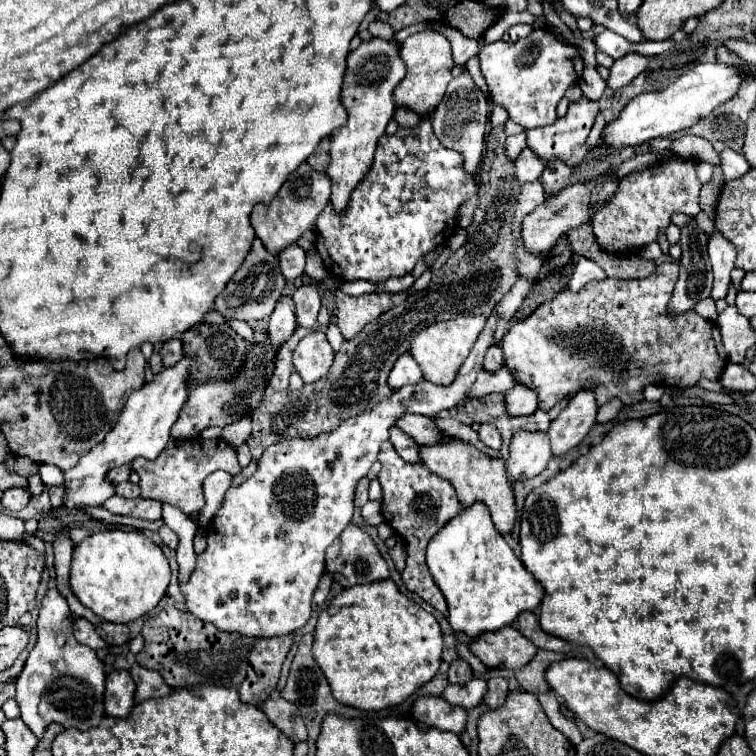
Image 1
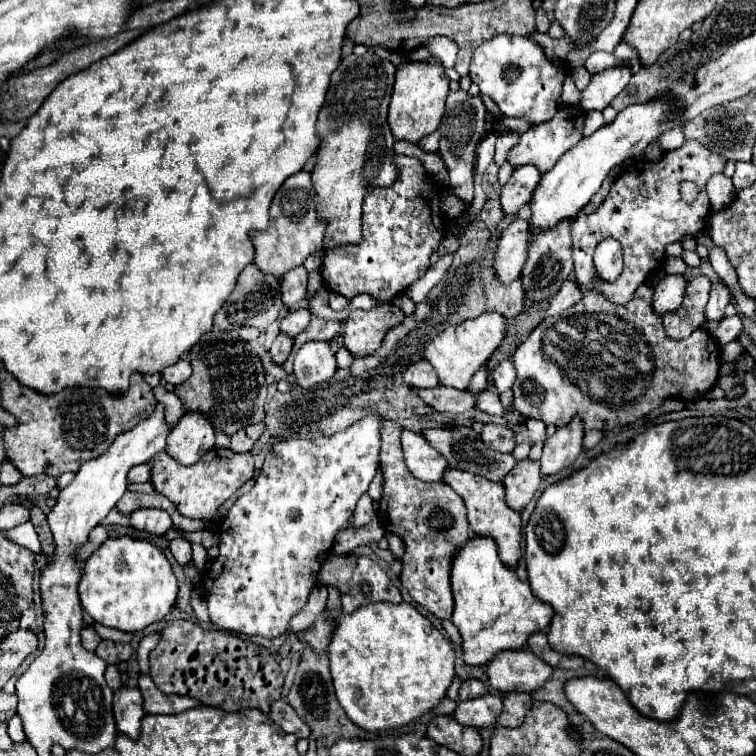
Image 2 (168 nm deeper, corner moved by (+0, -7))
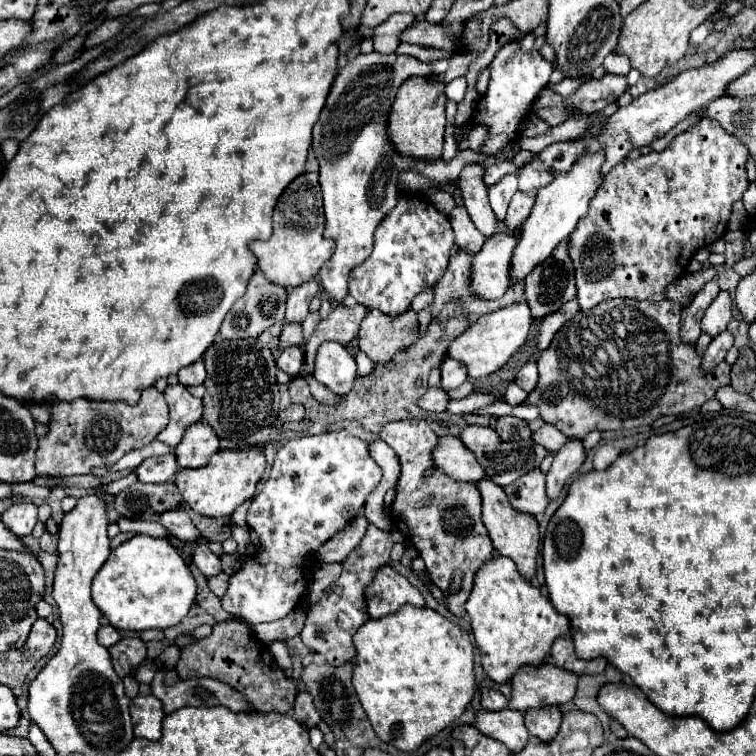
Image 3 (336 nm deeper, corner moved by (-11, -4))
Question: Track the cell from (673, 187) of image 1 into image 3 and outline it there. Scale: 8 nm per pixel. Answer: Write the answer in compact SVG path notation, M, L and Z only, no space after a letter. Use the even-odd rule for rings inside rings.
M703 117L697 127L679 135L661 153L647 153L639 159L625 159L613 167L599 187L599 195L591 201L589 213L571 233L569 255L575 265L577 301L583 311L611 297L661 301L665 287L681 277L691 255L699 247L707 247L721 239L727 231L731 205L747 189L747 149L731 139L719 123Z

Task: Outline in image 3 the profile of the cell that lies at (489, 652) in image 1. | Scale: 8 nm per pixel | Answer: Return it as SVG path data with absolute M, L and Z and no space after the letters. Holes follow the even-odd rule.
M553 663L519 667L511 679L509 707L525 711L527 707L567 703L575 695L575 679L577 675Z

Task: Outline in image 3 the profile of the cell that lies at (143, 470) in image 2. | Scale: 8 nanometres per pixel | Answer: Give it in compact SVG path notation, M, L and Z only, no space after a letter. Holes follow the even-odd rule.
M173 453L163 455L163 457L149 457L145 459L135 471L139 475L139 481L143 483L163 483L163 481L173 481L179 465Z

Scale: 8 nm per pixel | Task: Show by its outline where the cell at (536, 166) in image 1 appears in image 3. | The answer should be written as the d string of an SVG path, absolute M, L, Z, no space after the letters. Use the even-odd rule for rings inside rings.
M517 191L509 203L509 209L507 209L507 215L505 215L505 225L509 231L515 231L519 229L527 215L531 213L531 207L535 203L535 197L533 195L525 195L523 191Z

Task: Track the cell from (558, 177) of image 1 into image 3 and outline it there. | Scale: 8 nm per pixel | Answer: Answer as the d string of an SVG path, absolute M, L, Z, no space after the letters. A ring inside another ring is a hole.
M569 241L559 243L551 257L539 263L525 277L525 297L535 319L557 311L563 303L573 299L575 289L575 269L569 257Z

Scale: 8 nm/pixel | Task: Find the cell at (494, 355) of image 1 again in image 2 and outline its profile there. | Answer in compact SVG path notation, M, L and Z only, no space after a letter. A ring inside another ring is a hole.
M502 360L492 374L494 374L494 386L498 392L510 390L516 382L516 370L514 370L514 364L510 360Z

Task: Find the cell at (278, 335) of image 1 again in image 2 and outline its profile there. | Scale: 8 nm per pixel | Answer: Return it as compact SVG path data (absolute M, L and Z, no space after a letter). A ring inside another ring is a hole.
M278 334L278 338L274 340L272 348L270 348L270 356L272 356L272 362L276 362L278 366L282 366L288 358L292 350L292 338L286 336L286 334Z

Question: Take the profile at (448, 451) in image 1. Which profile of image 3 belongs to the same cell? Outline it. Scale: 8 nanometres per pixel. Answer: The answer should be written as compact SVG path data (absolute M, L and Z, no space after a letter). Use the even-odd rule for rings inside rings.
M481 479L477 481L477 489L483 499L483 523L489 531L489 537L493 541L493 547L499 555L505 555L515 561L517 571L525 577L531 579L535 575L537 567L537 553L539 553L539 525L533 515L519 513L511 501L507 499L503 487L497 483L491 483L491 479Z

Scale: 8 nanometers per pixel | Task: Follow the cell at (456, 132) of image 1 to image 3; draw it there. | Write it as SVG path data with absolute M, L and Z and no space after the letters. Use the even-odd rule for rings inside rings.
M479 163L467 165L459 175L459 189L471 221L485 237L491 237L497 233L497 219L489 205L489 185L483 181L483 171L485 167Z

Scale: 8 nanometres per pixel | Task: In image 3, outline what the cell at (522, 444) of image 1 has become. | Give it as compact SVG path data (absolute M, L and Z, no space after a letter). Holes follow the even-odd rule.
M539 467L531 469L515 483L507 485L505 493L517 511L523 511L529 515L543 513L549 503L549 497L545 493L545 473Z

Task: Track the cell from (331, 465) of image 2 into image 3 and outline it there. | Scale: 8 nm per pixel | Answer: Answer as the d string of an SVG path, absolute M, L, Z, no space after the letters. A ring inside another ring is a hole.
M339 431L289 439L277 451L269 479L265 481L261 493L253 497L247 511L247 525L259 535L259 551L251 557L245 557L241 569L231 575L227 593L221 597L221 605L227 613L239 615L255 625L283 619L287 613L299 607L317 567L315 553L325 541L329 541L353 517L357 517L359 509L367 501L367 495L379 485L381 471L369 455L369 445L371 441Z

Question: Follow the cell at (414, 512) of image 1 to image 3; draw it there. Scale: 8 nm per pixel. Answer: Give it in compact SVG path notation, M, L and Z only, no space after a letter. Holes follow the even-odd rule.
M401 419L383 425L379 439L395 449L401 461L401 477L397 481L397 495L391 505L393 525L407 537L425 561L429 579L441 591L451 589L455 571L463 573L461 589L449 595L449 611L457 617L465 615L465 601L469 599L473 577L477 569L493 559L493 543L481 521L481 495L475 483L457 483L435 471L427 475L431 467L431 451L437 435L423 419Z

